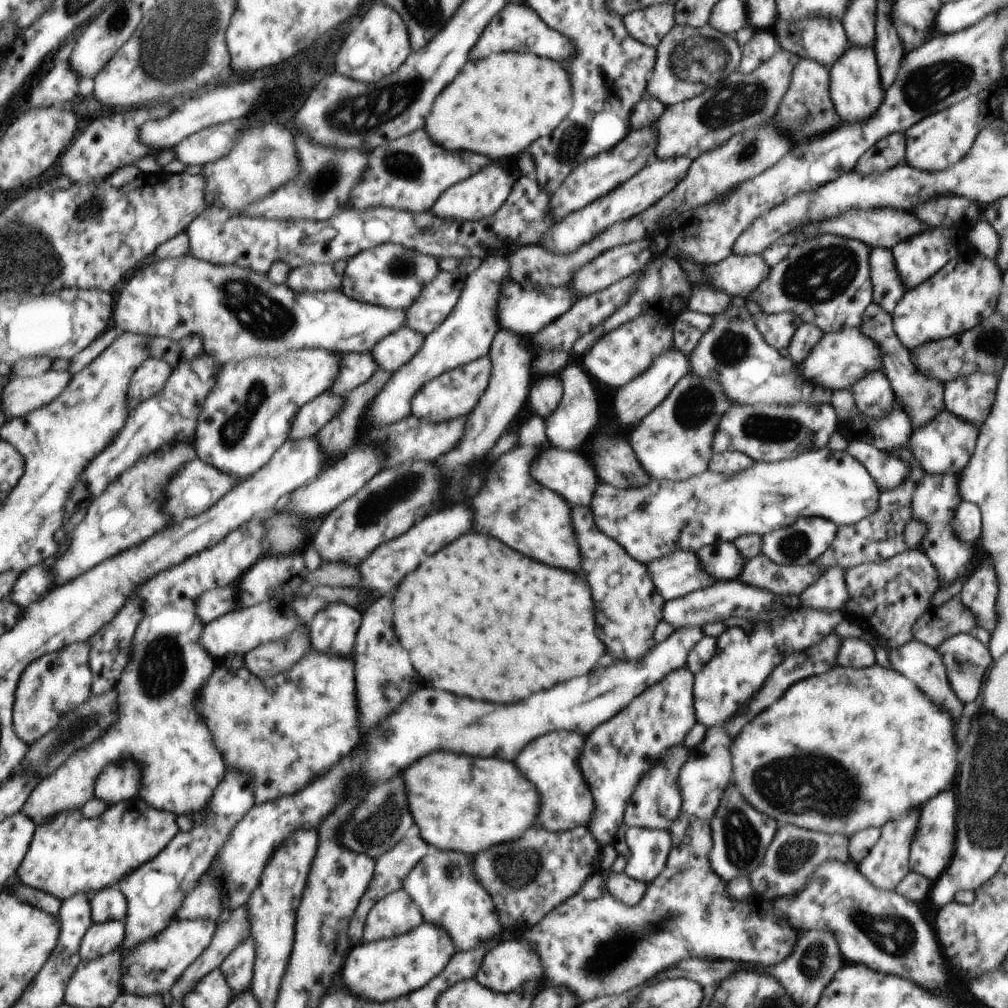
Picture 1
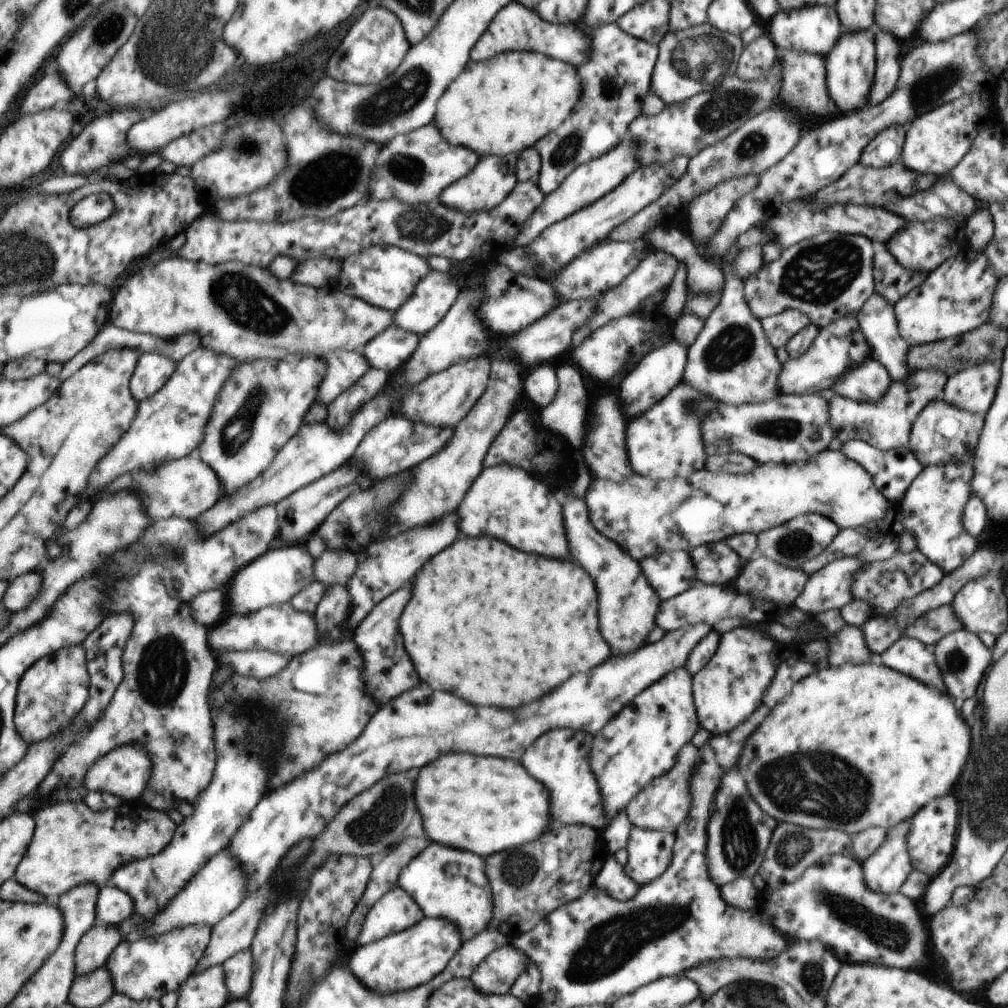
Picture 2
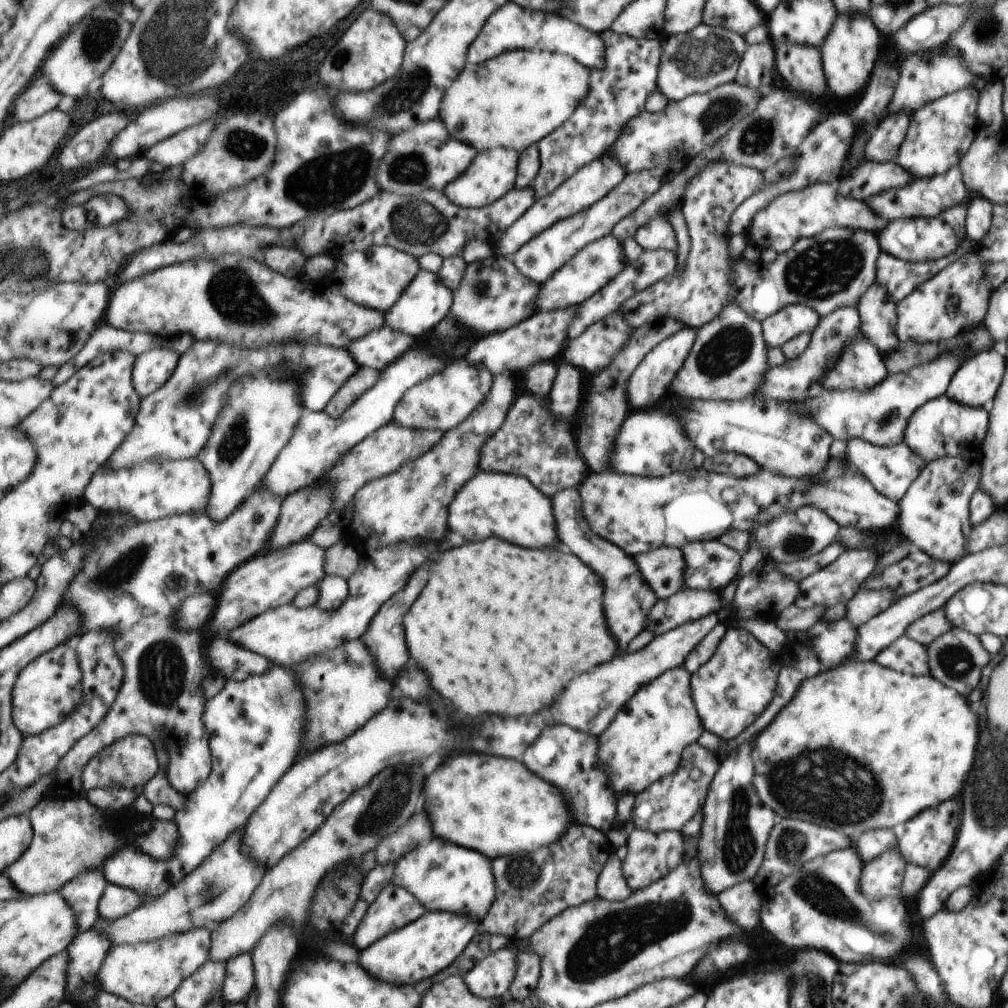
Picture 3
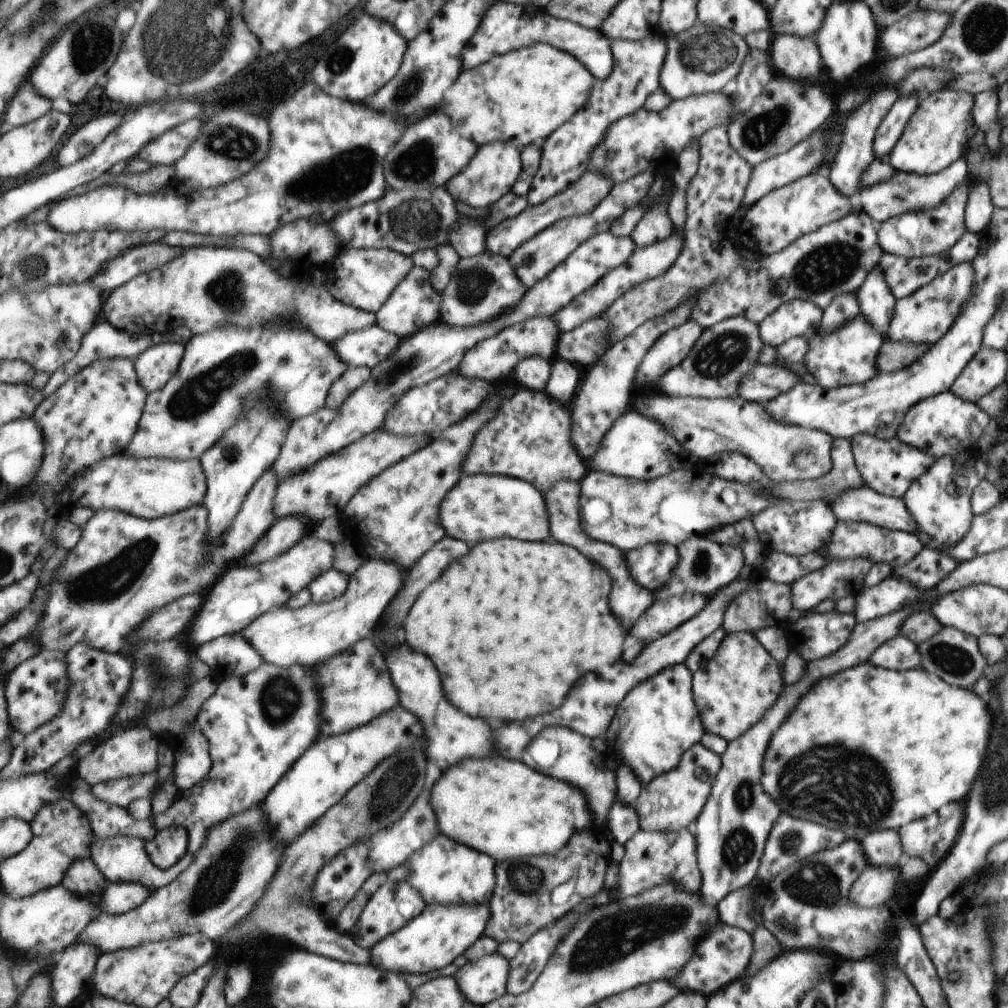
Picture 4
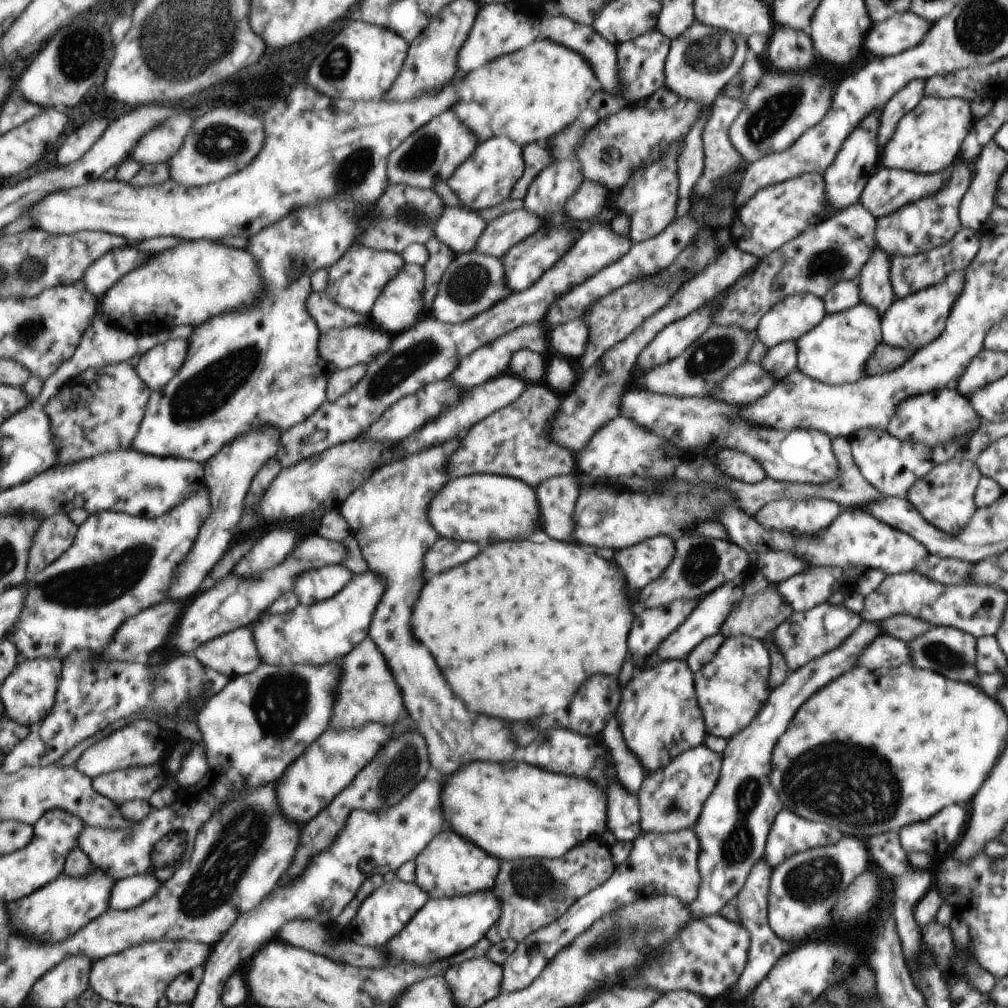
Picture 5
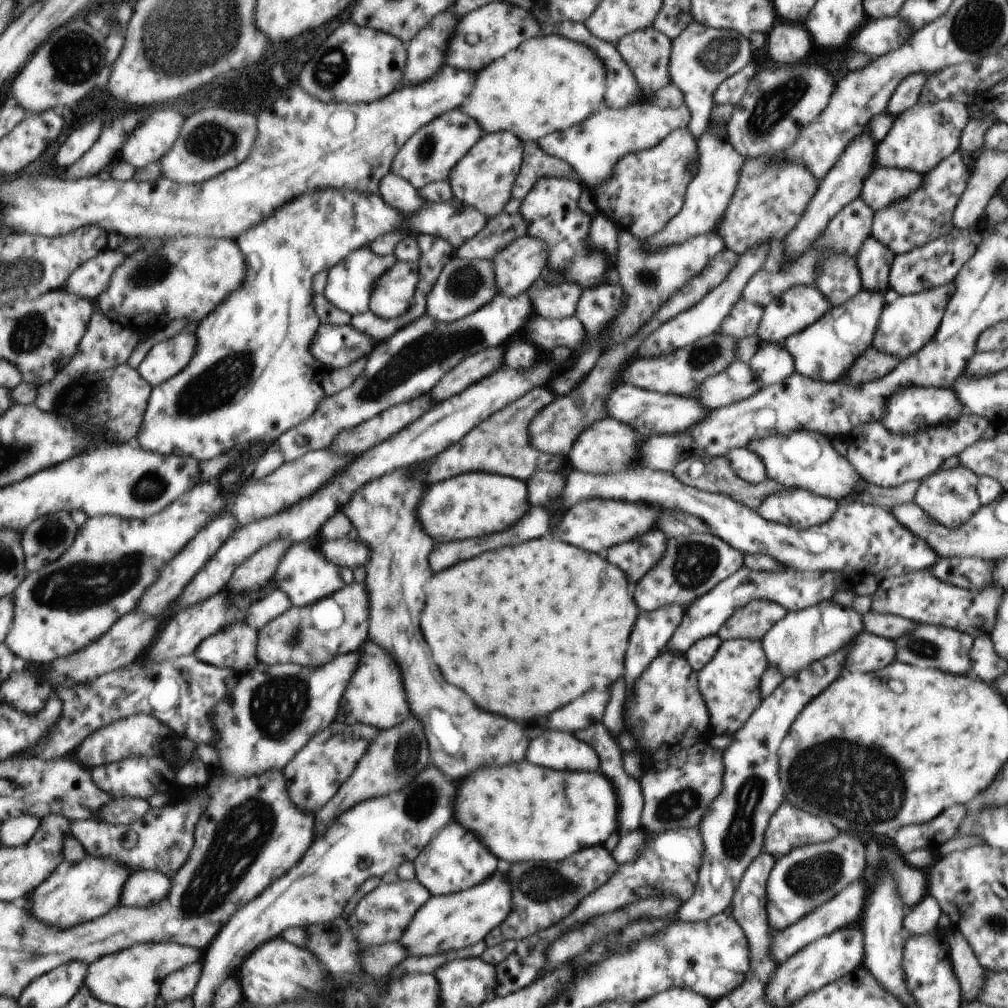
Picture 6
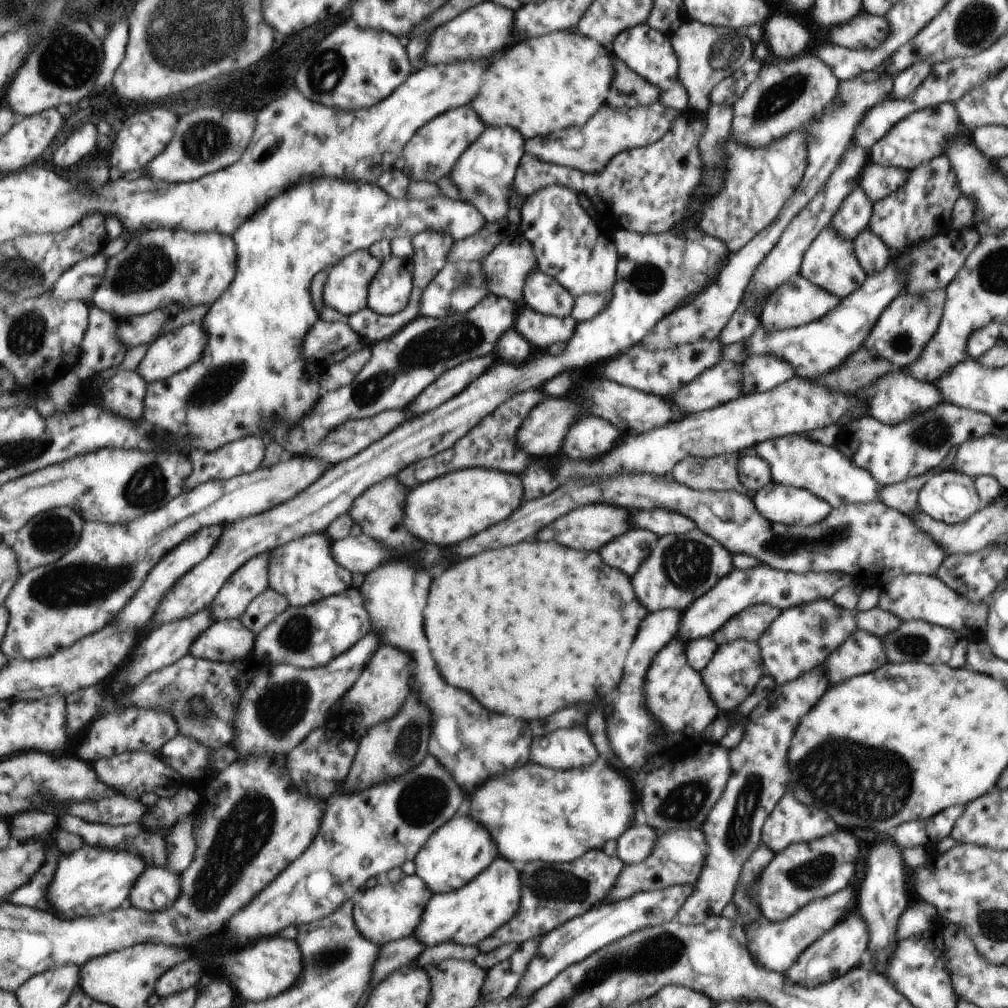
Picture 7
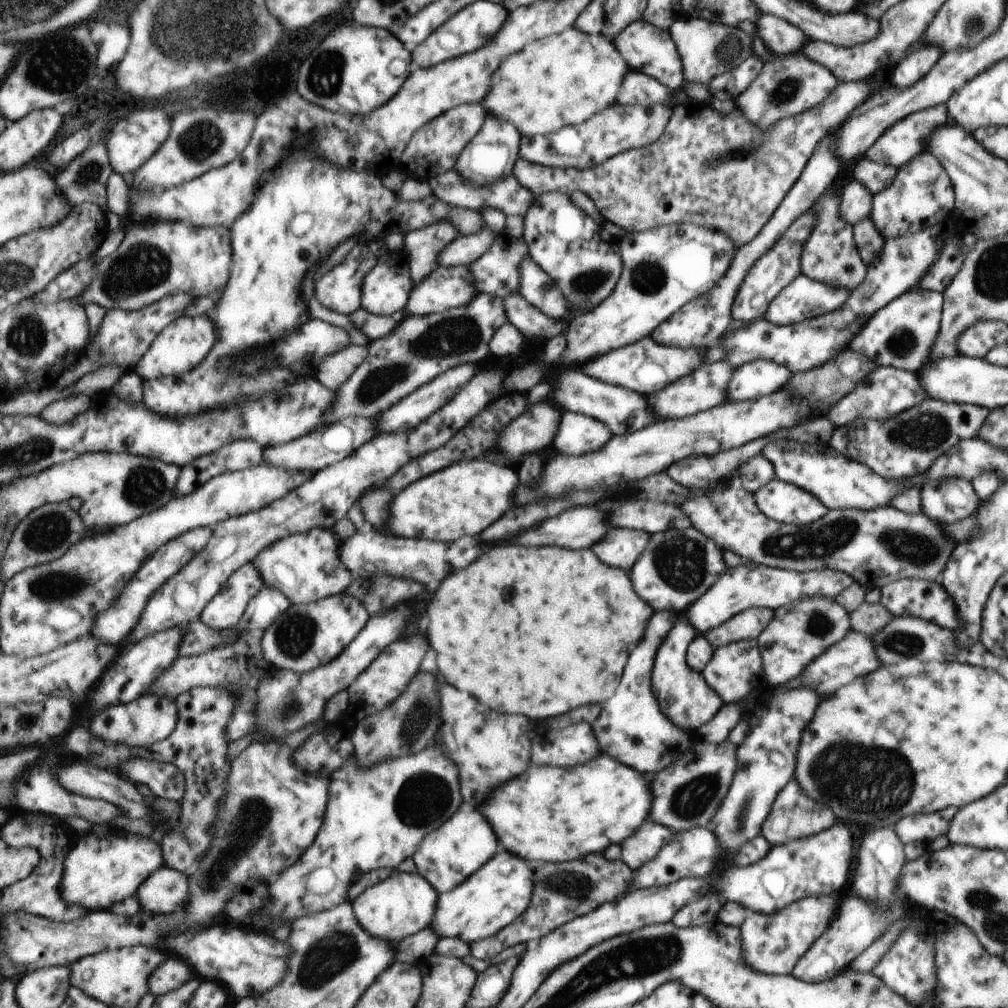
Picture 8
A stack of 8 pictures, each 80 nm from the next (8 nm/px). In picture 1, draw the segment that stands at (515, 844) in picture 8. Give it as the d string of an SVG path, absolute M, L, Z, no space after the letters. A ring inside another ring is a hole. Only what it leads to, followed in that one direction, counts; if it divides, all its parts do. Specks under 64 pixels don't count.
M439 752L407 766L401 780L407 790L407 808L423 830L422 840L437 850L473 855L493 844L515 840L538 817L541 800L535 784L529 784L505 760Z

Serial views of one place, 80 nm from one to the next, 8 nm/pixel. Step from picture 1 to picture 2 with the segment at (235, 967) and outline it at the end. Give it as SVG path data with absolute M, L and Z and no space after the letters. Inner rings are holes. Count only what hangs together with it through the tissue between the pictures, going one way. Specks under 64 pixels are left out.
M247 949L225 962L226 981L231 999L247 999L252 989L253 954Z

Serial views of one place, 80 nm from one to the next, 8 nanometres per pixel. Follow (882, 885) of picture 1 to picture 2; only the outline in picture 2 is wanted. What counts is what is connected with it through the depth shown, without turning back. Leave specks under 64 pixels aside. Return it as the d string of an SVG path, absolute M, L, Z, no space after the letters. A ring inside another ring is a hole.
M909 821L886 829L885 840L867 857L862 869L866 885L882 895L898 891L912 866L906 847Z

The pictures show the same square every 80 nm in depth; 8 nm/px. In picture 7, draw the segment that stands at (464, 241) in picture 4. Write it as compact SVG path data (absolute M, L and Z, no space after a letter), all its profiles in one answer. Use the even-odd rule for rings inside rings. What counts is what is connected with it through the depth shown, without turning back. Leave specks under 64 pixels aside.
M295 182L295 184L289 190L285 190L287 192L285 198L281 198L283 194L279 194L279 200L271 202L271 206L267 206L267 210L261 210L259 214L255 214L255 218L251 218L251 222L243 222L237 232L233 234L232 238L239 246L239 250L237 250L239 252L237 274L235 274L235 281L232 285L233 290L227 290L227 294L224 293L223 298L219 298L219 301L215 302L215 306L210 307L200 326L208 337L208 344L202 358L187 371L175 374L174 377L166 380L149 382L147 384L146 409L144 410L143 419L145 424L149 424L155 430L155 440L159 444L161 442L165 442L165 444L171 442L173 446L177 446L177 450L185 450L185 453L191 452L191 450L199 450L199 452L207 452L207 454L215 452L215 450L219 450L219 448L223 448L223 446L227 446L231 442L243 440L247 436L261 438L267 446L271 445L271 438L269 438L267 428L273 424L273 420L275 422L277 420L279 422L289 422L291 426L299 425L314 413L314 410L317 408L315 402L321 400L323 396L320 380L307 380L307 362L305 362L303 352L301 352L301 346L303 346L303 340L305 340L307 332L315 326L315 322L321 319L320 312L317 312L317 308L313 306L311 290L309 290L309 284L315 278L315 274L321 272L321 270L330 270L349 254L353 254L357 250L366 249L379 240L391 240L396 237L411 239L415 234L421 232L445 232L451 236L451 239L457 241L472 236L485 223L483 216L471 204L460 200L451 200L451 198L435 196L433 199L427 198L427 200L421 201L395 200L386 191L381 190L380 187L377 188L373 184L363 184L363 182L359 182L359 184L341 184L341 182L335 182L335 184L327 184L327 182L325 184L301 184L301 182Z

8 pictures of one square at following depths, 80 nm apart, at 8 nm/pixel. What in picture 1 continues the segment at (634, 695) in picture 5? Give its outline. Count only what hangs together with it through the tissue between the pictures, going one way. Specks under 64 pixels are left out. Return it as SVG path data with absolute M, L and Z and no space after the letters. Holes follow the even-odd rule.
M683 667L667 674L657 684L659 686L651 686L651 690L643 690L643 694L639 694L639 698L635 698L623 714L615 714L611 722L603 722L595 734L589 734L579 754L579 770L583 778L587 778L587 786L591 786L591 796L595 802L594 813L586 828L599 846L615 842L615 832L621 826L631 792L641 774L649 768L647 764L661 758L673 744L679 746L683 736L695 724L694 704L691 702L694 676L691 672Z

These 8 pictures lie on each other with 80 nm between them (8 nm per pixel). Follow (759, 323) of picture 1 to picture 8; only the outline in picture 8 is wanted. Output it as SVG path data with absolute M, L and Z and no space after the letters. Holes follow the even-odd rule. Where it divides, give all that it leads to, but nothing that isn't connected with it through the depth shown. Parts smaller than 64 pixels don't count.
M799 273L787 286L779 290L775 298L767 305L762 317L773 324L798 323L837 310L845 302L850 292L839 287L830 287Z

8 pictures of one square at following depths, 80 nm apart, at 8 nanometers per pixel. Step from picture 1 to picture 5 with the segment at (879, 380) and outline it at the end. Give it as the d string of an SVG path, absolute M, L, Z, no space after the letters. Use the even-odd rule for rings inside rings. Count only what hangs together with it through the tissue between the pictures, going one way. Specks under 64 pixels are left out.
M858 302L851 309L825 315L823 321L796 342L796 367L822 384L843 385L859 381L866 374L867 360L881 344L881 318L874 309Z

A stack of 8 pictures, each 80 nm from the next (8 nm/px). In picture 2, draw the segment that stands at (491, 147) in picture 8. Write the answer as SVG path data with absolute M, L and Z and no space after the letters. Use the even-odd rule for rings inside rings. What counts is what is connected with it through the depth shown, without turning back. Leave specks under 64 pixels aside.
M502 156L480 157L478 164L465 177L443 189L441 196L437 199L443 206L454 211L461 211L463 214L488 211L494 209L509 196L514 188L513 184L517 184L515 175L513 174L513 162L511 160L507 164Z

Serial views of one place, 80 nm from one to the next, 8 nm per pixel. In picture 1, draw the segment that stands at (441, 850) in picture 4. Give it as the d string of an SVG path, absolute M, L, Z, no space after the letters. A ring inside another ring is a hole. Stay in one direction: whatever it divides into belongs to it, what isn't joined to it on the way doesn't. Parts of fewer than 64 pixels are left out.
M430 850L426 856L423 856L422 861L417 862L411 870L409 870L409 874L405 880L403 880L402 889L410 896L411 899L414 900L414 903L417 904L418 910L422 914L423 922L429 922L433 924L433 926L439 926L439 928L443 928L451 936L451 939L454 940L454 946L456 952L467 952L467 950L473 950L473 948L479 948L483 942L493 942L493 940L499 940L500 942L507 941L513 937L512 934L507 934L507 932L503 932L503 926L499 924L497 911L494 909L493 900L490 898L490 895L487 894L487 890L477 880L475 880L475 872L474 869L474 859L471 858L471 855L462 854L458 852L451 851L441 851L441 850Z

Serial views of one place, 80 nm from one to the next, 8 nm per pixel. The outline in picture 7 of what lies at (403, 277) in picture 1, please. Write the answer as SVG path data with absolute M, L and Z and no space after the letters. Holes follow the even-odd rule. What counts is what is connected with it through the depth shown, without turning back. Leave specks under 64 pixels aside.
M366 249L357 250L329 270L324 284L324 306L352 316L366 308L371 278L378 273L381 262Z

